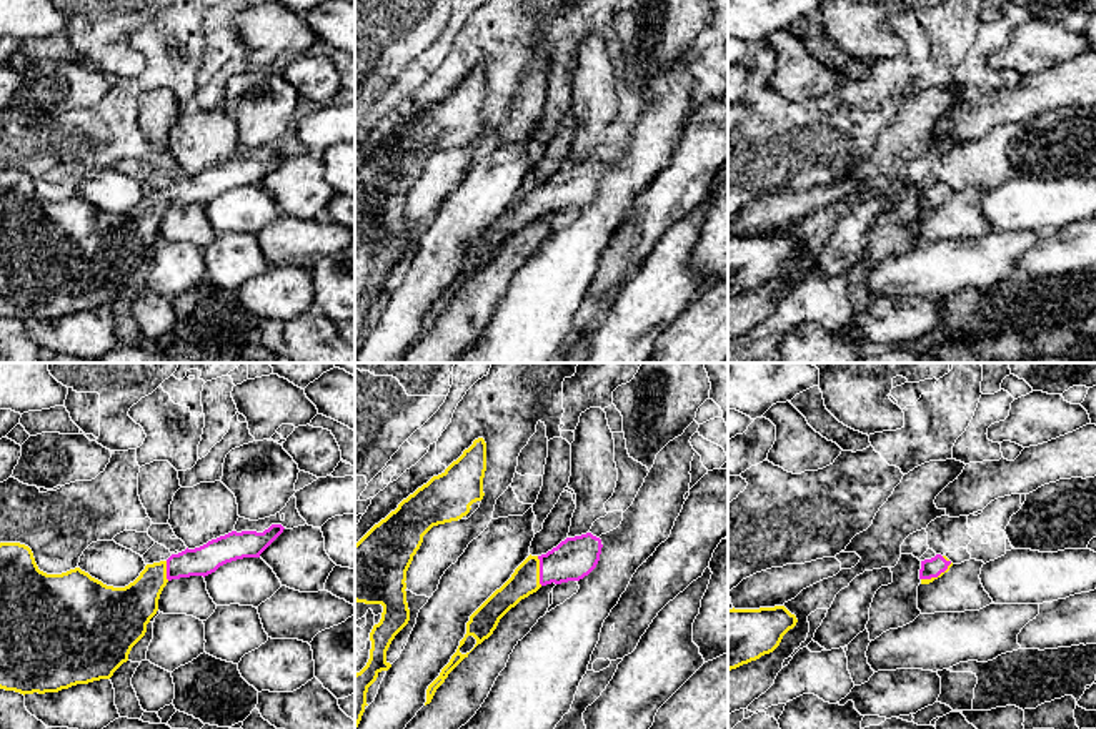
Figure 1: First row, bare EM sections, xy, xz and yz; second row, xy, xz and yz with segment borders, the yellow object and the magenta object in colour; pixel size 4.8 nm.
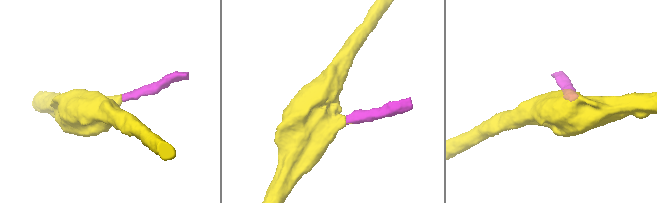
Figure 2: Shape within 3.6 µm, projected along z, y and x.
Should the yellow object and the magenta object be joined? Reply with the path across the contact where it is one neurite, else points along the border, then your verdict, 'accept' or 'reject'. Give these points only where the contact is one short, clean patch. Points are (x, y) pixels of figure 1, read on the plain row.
accept

